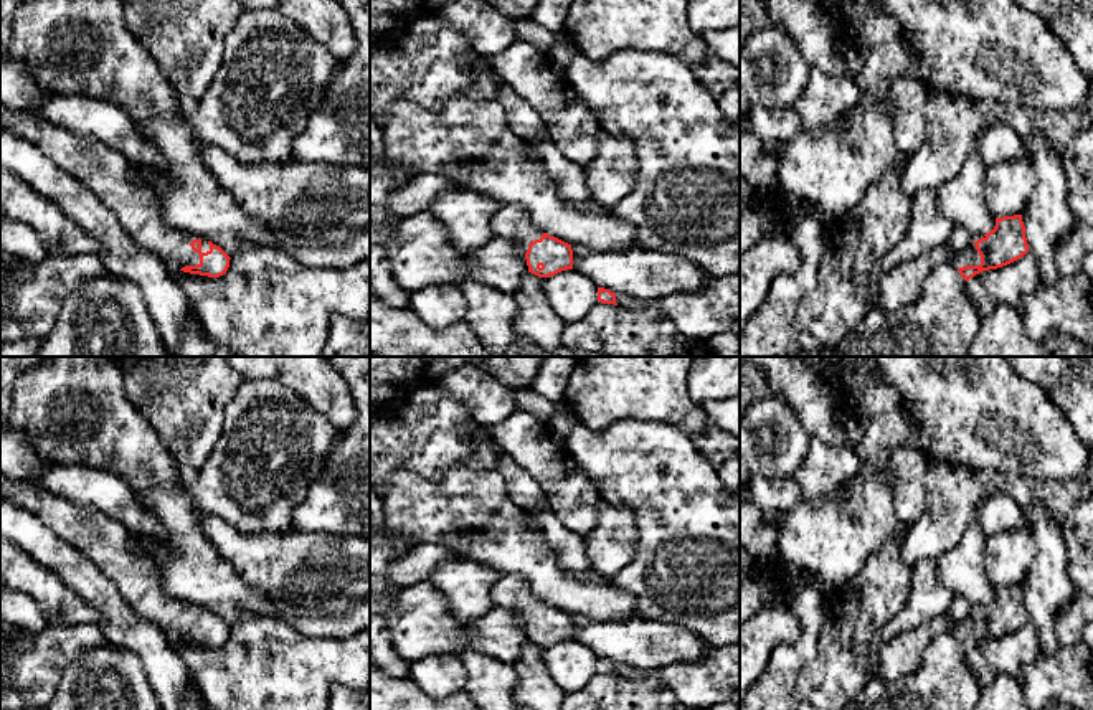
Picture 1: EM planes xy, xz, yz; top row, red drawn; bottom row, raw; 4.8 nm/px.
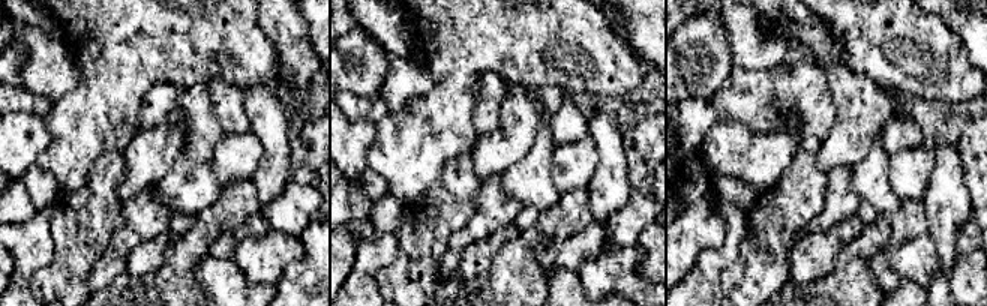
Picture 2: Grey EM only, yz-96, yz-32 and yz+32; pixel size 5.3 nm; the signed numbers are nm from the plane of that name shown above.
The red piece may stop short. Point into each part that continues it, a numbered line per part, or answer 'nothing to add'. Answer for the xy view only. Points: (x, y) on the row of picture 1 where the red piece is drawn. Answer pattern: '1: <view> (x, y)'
1: xy (108, 174)

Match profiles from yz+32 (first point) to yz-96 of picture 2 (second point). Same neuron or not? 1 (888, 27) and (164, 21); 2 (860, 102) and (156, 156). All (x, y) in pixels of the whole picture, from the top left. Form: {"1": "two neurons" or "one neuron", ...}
{"1": "one neuron", "2": "one neuron"}

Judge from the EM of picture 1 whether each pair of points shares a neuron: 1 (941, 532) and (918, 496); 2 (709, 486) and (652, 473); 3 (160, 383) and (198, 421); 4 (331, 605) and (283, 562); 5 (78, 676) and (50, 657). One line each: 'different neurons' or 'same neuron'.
1: different neurons
2: same neuron
3: same neuron
4: same neuron
5: different neurons

